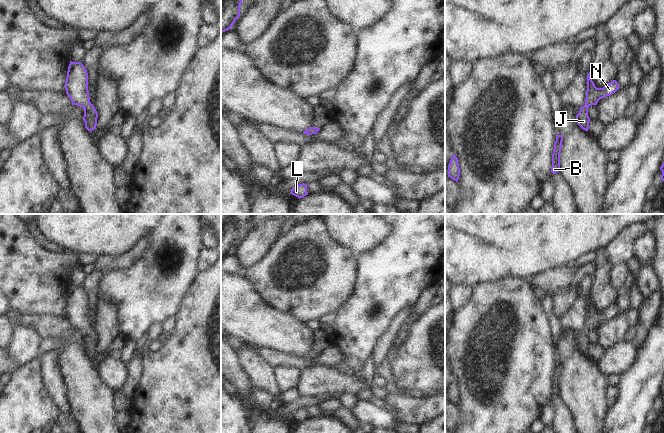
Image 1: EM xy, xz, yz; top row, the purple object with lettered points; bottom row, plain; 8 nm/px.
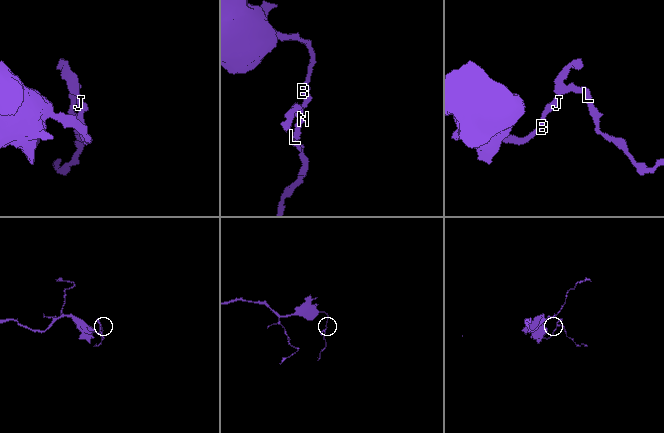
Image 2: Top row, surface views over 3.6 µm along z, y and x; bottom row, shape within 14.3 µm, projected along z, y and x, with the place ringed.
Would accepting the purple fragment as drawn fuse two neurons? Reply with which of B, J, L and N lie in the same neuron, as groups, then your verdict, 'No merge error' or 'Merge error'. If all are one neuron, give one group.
Groups: B J L N. No merge error.

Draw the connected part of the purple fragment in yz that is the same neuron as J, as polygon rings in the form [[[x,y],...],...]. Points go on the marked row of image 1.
[[[590,72],[587,74],[585,105],[580,108],[579,113],[576,115],[576,121],[583,130],[588,131],[589,129],[588,108],[591,105],[597,105],[600,99],[614,94],[619,88],[616,80],[606,84],[603,88],[597,88],[591,79]]]

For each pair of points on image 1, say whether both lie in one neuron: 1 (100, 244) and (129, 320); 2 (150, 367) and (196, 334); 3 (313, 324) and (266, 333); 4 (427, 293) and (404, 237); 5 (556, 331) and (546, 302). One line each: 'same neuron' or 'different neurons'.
1: different neurons
2: same neuron
3: different neurons
4: different neurons
5: same neuron

